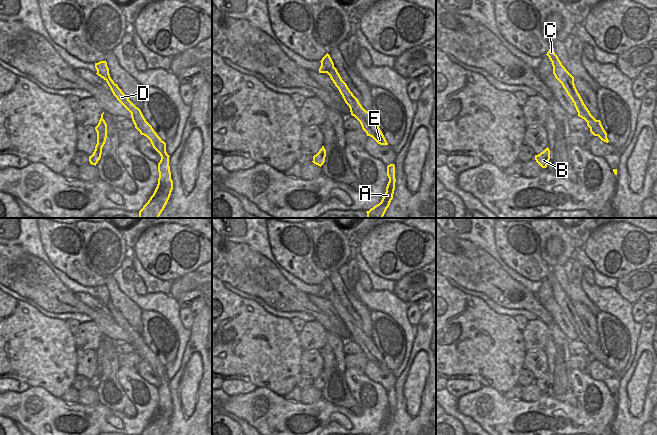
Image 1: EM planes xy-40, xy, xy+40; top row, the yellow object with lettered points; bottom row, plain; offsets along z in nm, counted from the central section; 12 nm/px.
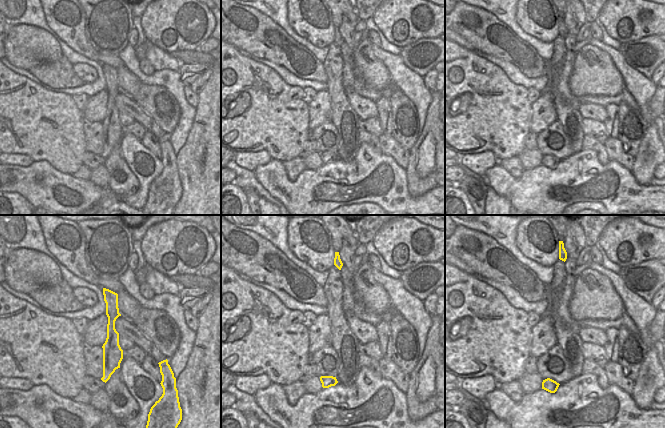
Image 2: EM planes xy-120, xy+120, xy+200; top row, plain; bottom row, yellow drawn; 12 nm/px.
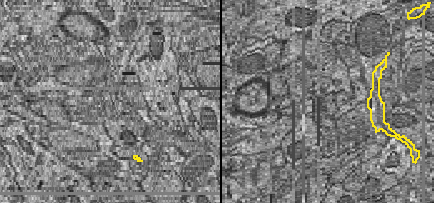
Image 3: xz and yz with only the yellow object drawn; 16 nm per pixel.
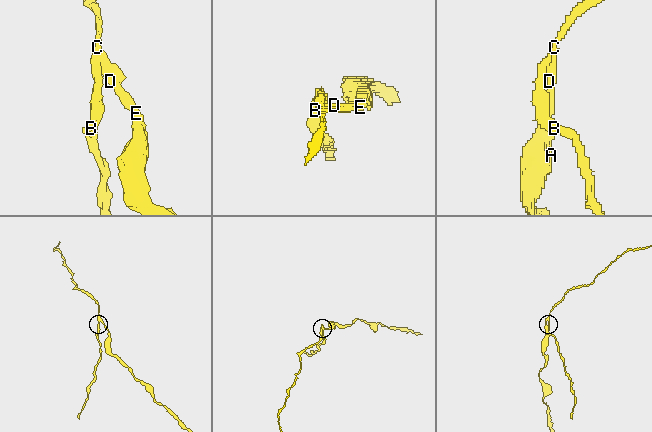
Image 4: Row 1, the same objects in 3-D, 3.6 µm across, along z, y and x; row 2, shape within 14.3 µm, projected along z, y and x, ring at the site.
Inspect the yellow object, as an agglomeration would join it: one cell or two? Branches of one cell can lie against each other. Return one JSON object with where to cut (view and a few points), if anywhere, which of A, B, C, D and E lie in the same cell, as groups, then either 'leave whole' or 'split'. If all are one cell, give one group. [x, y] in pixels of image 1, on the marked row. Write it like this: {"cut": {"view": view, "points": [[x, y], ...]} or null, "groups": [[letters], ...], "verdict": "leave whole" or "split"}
{"cut": {"view": "xy", "points": [[333, 66], [327, 73]]}, "groups": [["A", "C", "D", "E"], ["B"]], "verdict": "split"}

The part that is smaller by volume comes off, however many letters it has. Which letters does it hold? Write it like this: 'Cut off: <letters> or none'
Cut off: B

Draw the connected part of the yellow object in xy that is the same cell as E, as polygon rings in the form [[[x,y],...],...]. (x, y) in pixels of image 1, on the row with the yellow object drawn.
[[[335,67],[331,68],[328,75],[338,88],[345,103],[349,106],[351,115],[360,122],[362,129],[366,132],[367,136],[372,137],[380,145],[388,145],[382,131],[375,122],[371,113],[362,107],[358,99],[348,88],[347,84],[342,80],[337,69]]]

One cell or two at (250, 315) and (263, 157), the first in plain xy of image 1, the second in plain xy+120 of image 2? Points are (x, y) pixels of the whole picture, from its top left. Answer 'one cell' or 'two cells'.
two cells

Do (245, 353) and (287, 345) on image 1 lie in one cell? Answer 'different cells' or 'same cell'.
same cell

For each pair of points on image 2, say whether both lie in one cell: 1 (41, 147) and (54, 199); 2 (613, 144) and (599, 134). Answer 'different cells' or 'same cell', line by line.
1: different cells
2: different cells

